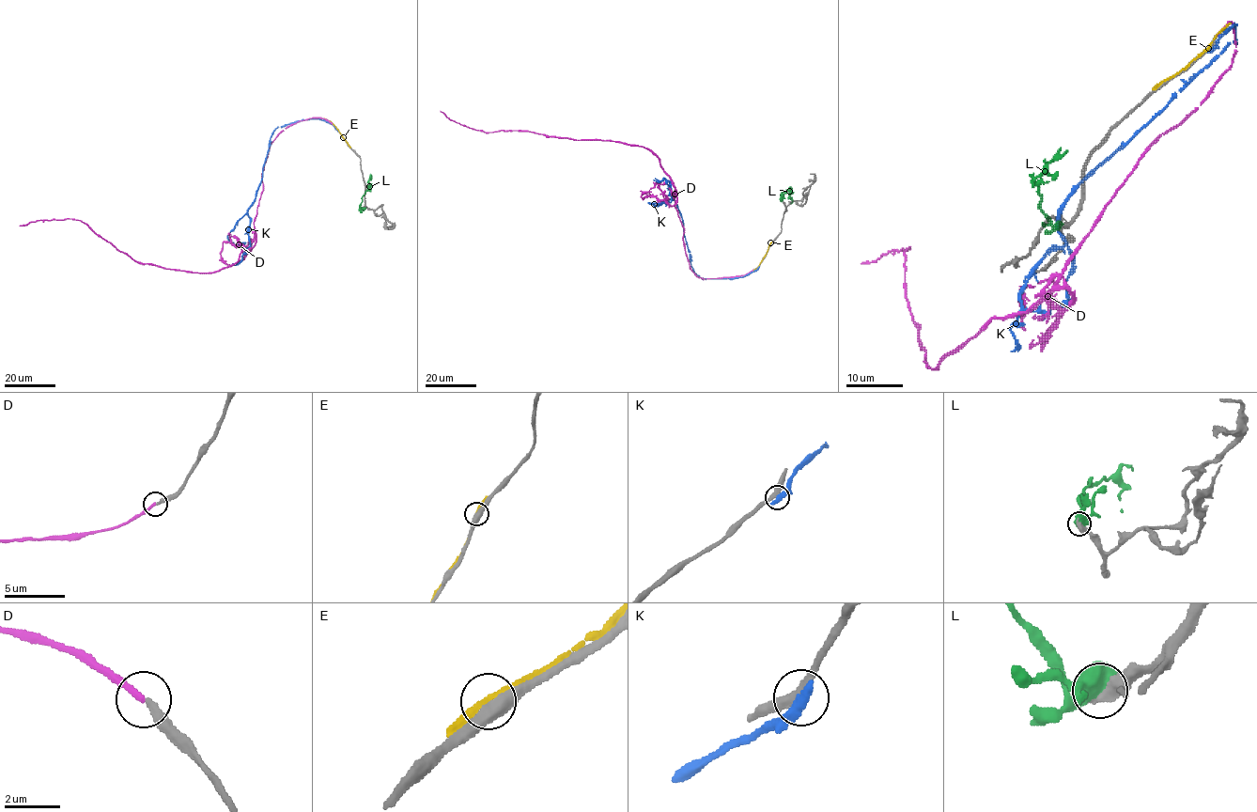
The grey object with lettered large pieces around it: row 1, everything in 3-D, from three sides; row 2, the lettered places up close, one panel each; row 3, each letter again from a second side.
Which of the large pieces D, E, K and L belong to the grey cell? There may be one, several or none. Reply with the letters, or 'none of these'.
D

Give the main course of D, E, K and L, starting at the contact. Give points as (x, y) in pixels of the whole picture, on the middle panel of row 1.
D: (752, 270), (706, 279), (691, 271), (676, 190), (660, 160), (643, 147), (530, 131), (485, 132), (440, 111)
E: (769, 245), (760, 264), (744, 276)
K: (758, 268), (735, 278), (699, 276), (690, 263), (682, 218), (676, 204), (668, 201), (670, 182), (653, 179)
L: (781, 199), (783, 191), (789, 188), (791, 203)

